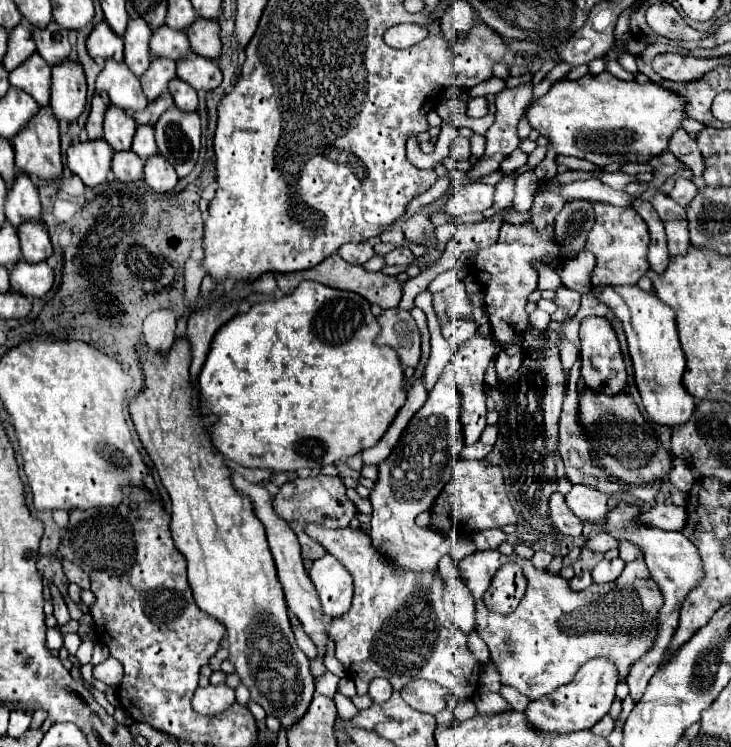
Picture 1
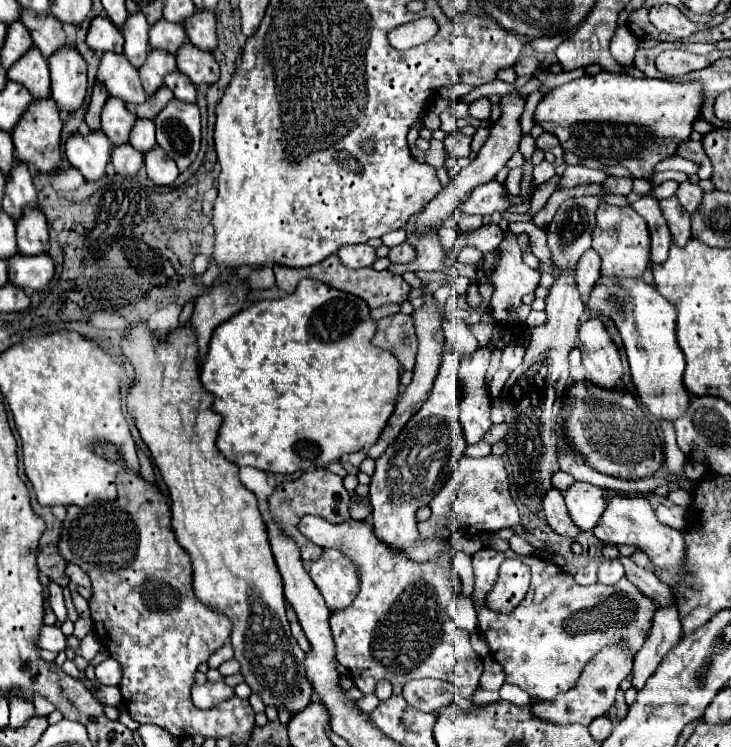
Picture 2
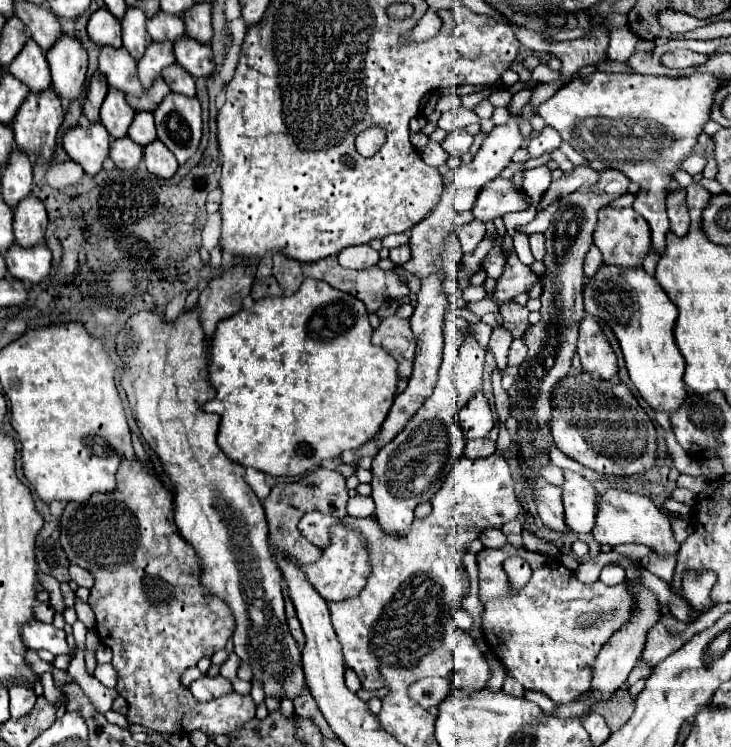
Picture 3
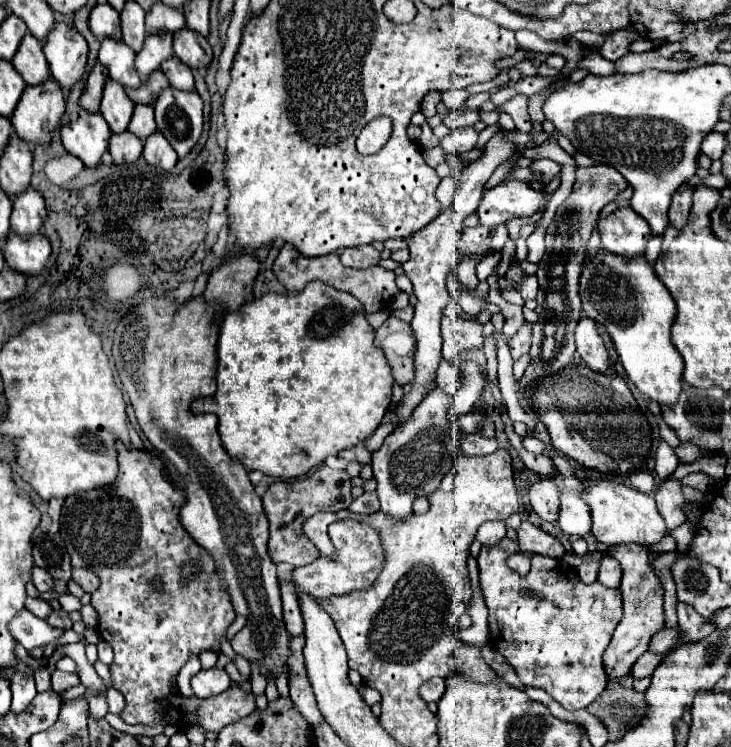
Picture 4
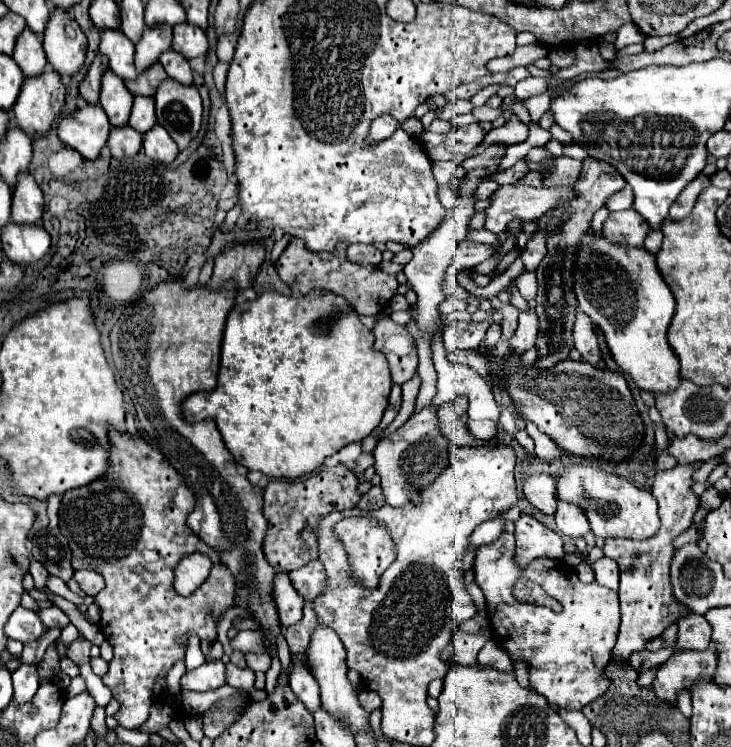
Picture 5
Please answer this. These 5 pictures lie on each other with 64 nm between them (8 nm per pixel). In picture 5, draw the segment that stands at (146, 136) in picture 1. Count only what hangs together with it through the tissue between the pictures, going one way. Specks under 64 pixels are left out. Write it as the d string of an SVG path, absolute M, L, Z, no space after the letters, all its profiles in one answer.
M144 96L134 98L134 108L132 108L128 126L132 126L140 134L146 134L148 130L154 128L154 124L156 124L156 118L154 118L154 100L148 100Z

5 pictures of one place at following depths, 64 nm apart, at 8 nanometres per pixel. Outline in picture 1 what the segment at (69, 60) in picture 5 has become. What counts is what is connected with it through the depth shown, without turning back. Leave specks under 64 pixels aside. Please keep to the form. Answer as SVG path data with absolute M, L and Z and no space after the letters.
M78 62L52 68L52 96L50 108L58 122L72 124L86 106L86 78Z

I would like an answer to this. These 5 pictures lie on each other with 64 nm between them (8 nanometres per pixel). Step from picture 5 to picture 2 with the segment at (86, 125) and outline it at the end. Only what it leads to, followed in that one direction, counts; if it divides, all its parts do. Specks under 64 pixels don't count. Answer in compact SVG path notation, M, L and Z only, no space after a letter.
M92 132L88 136L74 134L66 142L66 158L68 162L84 176L88 182L96 182L106 174L106 166L110 162L112 144L104 136L104 132Z

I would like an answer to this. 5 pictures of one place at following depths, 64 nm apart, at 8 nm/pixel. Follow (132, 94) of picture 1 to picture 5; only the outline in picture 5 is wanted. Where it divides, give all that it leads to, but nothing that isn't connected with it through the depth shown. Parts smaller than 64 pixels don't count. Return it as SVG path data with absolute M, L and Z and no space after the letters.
M102 32L100 54L110 62L110 70L122 80L136 80L134 70L134 44L122 32Z

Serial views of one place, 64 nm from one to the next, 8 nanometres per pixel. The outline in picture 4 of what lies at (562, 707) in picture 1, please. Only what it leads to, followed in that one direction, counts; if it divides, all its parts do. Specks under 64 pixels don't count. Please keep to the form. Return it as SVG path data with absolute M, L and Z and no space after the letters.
M624 544L620 548L610 548L610 554L622 564L622 598L624 598L624 618L614 630L610 646L604 650L604 674L608 682L616 682L622 676L628 676L632 664L648 650L648 642L652 634L656 634L664 626L664 588L658 576L652 572L652 560L656 558L644 546Z

